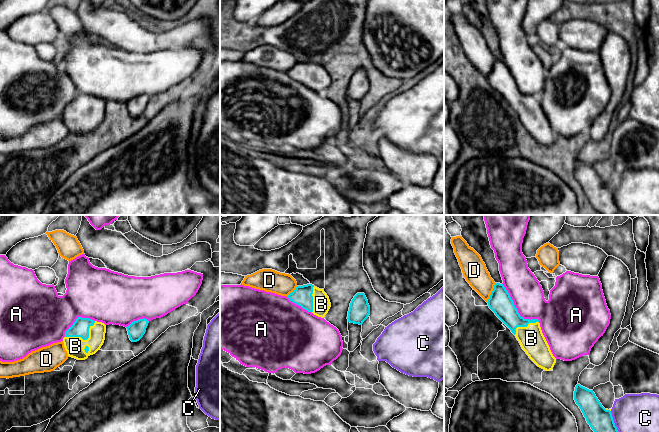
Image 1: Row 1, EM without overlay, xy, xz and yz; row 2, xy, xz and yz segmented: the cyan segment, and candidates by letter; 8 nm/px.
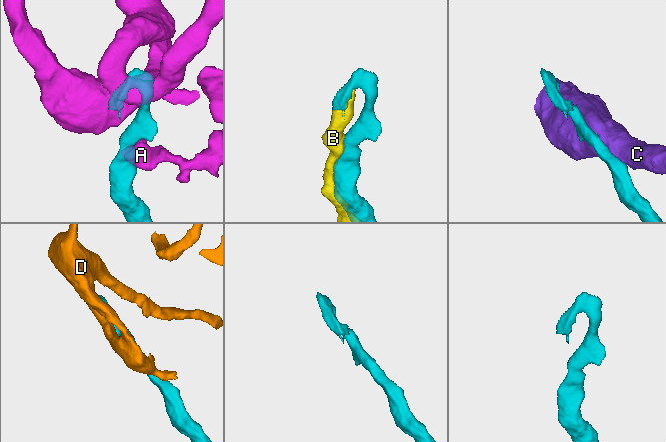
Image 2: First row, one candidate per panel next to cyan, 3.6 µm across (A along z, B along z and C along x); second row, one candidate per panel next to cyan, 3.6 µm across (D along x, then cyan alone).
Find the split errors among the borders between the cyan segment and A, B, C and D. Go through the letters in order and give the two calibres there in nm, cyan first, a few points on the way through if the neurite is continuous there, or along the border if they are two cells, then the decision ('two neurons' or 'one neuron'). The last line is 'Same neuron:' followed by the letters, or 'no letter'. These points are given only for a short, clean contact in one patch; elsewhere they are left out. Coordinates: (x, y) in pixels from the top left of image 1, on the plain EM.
A: 190 nm thick on the cyan side, 260 nm on the other; two neurons
B: 140 nm thick on the cyan side, 150 nm on the other; one neuron
C: 190 nm thick on the cyan side, 360 nm on the other; two neurons
D: 190 nm thick on the cyan side, 200 nm on the other; two neurons
Same neuron: B

